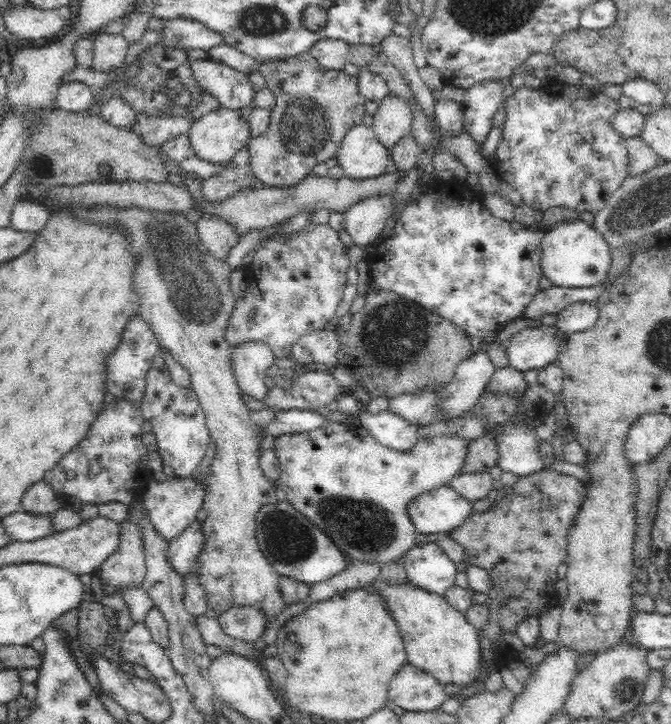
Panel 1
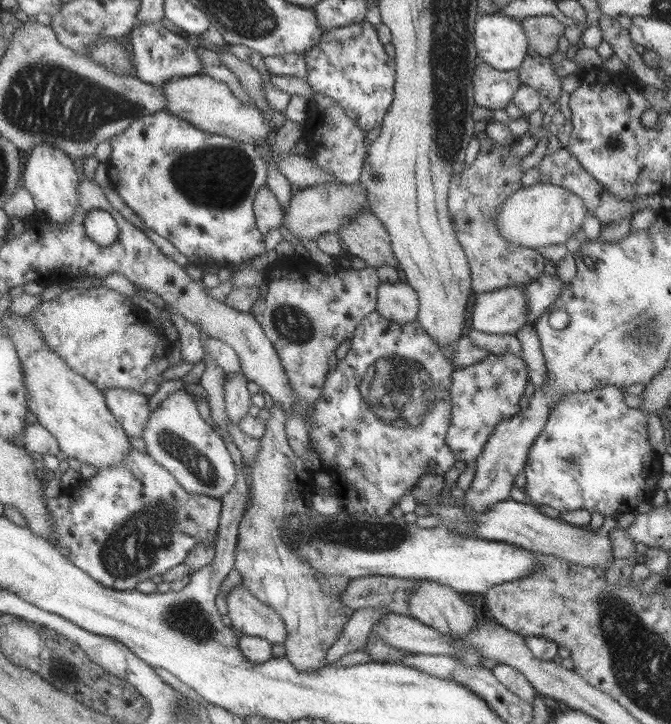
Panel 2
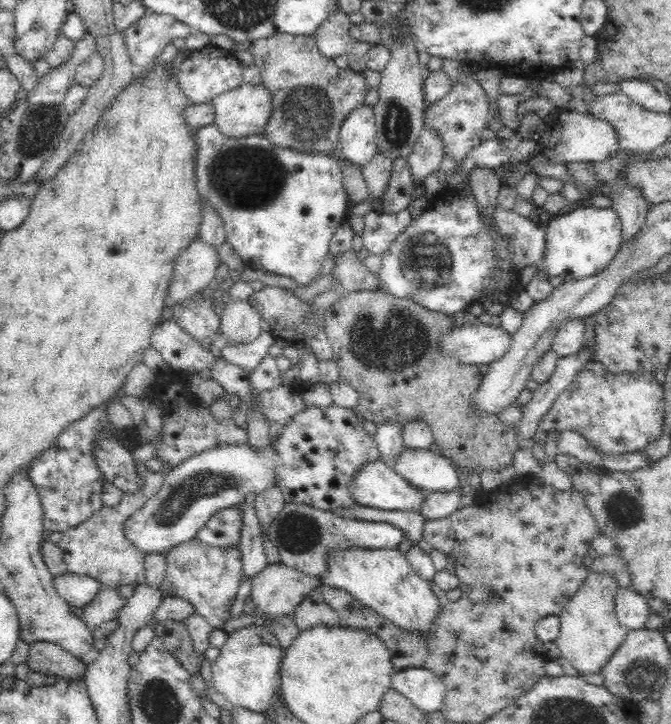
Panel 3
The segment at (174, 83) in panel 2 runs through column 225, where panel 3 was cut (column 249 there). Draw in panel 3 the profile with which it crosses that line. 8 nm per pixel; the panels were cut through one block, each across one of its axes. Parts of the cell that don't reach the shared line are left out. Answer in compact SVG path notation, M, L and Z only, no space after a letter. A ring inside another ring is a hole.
M245 82L234 90L223 92L211 103L214 111L213 124L218 127L220 135L230 139L262 135L272 112L271 96L268 89L262 85L252 87Z

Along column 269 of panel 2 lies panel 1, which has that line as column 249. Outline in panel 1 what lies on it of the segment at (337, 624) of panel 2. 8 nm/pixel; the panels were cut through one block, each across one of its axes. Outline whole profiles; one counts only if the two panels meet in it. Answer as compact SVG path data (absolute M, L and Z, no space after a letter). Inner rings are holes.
M49 200L47 204L52 209L65 211L86 224L117 226L119 232L123 232L127 238L129 253L133 256L133 266L136 269L132 274L132 286L139 313L151 327L152 334L161 348L160 352L172 355L188 371L189 387L205 412L207 427L214 444L215 456L205 483L206 492L202 507L207 516L200 527L204 535L204 546L195 562L198 565L200 583L206 591L209 609L216 611L218 616L235 606L258 609L266 617L265 628L272 626L288 607L279 589L280 575L258 549L255 518L260 506L278 501L274 485L268 481L260 467L264 433L260 433L260 427L250 419L250 408L242 398L236 375L232 371L230 346L223 337L235 303L230 287L232 268L226 259L218 259L212 256L212 253L208 253L208 247L200 242L196 223L188 221L184 213L142 209L136 205L116 207L103 204L84 207L72 201L56 201L53 204Z

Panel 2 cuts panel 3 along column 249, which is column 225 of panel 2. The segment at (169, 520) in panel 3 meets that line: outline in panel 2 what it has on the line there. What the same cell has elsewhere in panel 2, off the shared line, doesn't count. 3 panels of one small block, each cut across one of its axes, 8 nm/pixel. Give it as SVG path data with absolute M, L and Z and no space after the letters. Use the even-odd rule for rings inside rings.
M185 388L169 394L155 409L151 409L141 438L145 442L146 453L162 468L171 473L175 483L185 492L220 500L235 485L236 469L225 443L217 431L213 429L213 426L201 418L193 397L187 393Z

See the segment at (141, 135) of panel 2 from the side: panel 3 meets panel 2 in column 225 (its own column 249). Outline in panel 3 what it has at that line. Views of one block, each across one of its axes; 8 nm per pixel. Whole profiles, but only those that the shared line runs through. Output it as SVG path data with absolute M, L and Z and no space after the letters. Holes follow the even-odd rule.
M214 124L200 127L194 139L197 189L202 202L210 201L222 217L226 242L248 264L252 274L271 272L292 279L298 288L310 288L322 276L336 227L348 220L346 212L350 202L341 181L340 161L334 154L304 154L291 148L274 147L262 135L230 139L220 135Z

